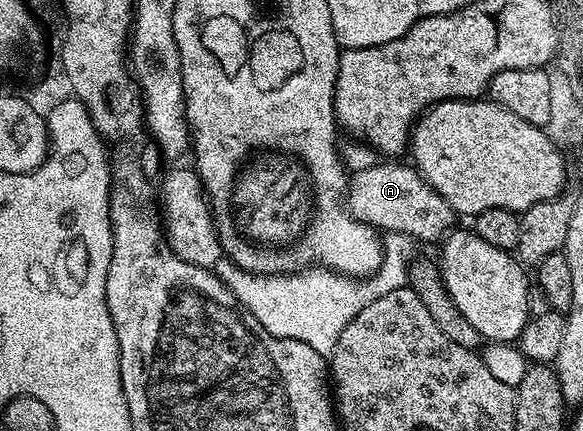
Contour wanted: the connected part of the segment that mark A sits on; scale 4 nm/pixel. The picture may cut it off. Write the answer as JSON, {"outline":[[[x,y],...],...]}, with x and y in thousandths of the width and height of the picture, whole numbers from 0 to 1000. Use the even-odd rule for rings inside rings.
{"outline":[[[691,374],[650,376],[657,378],[643,378],[638,387],[623,387],[611,406],[607,399],[600,408],[592,455],[595,492],[621,517],[655,531],[659,538],[679,536],[690,545],[702,545],[720,566],[746,561],[751,566],[782,524],[784,492],[774,483],[770,466],[763,466],[763,457],[756,457],[756,448],[750,448],[750,439],[743,439],[743,429],[732,425],[710,385],[696,387],[695,381],[684,378]]]}

